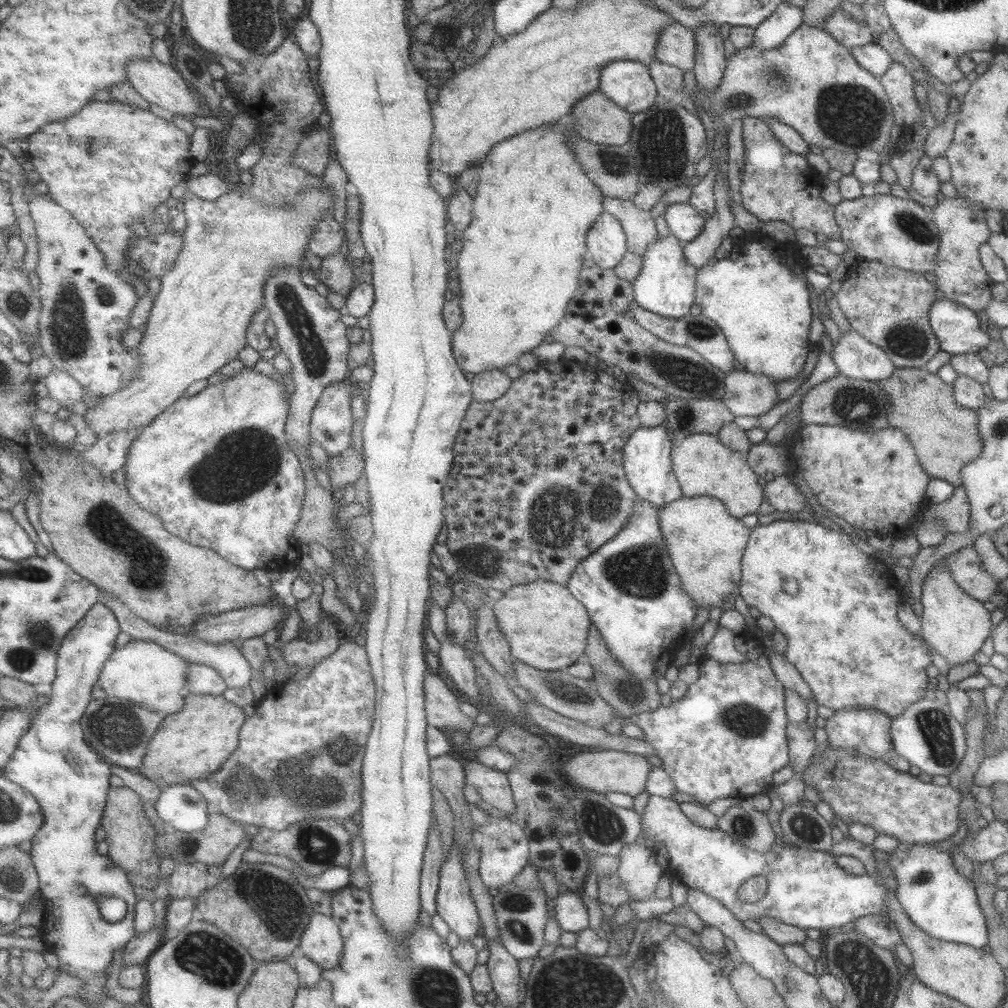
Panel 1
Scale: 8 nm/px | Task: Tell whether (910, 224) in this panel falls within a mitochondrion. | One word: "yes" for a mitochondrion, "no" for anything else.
yes

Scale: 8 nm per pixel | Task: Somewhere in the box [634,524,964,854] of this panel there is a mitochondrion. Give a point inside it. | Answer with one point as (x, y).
(748, 721)

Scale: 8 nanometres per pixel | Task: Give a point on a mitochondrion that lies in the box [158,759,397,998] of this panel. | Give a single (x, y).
(202, 953)

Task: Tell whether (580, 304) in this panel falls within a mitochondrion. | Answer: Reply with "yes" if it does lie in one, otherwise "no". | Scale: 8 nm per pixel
no

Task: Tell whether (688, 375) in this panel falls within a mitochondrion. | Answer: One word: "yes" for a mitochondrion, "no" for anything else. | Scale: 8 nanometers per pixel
yes

